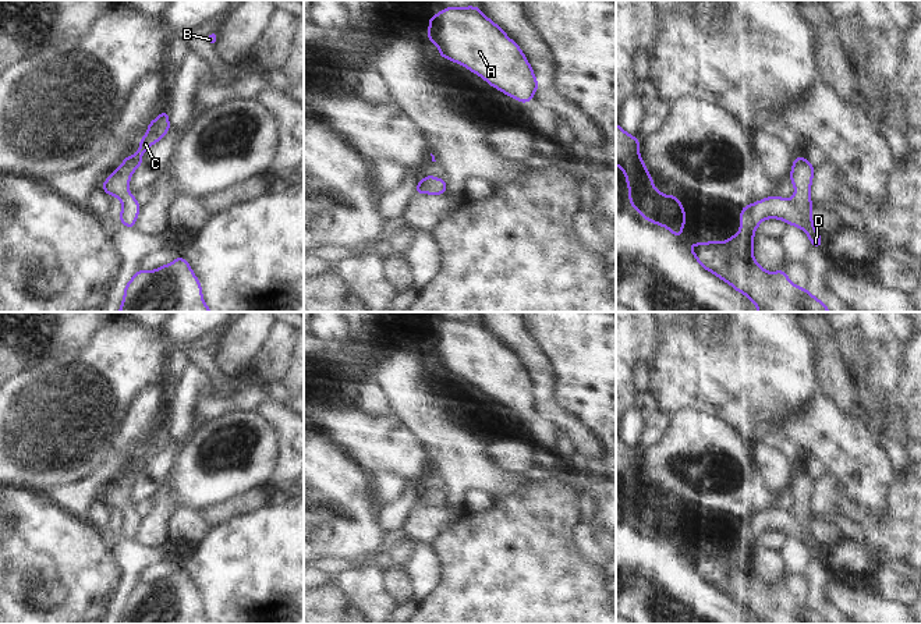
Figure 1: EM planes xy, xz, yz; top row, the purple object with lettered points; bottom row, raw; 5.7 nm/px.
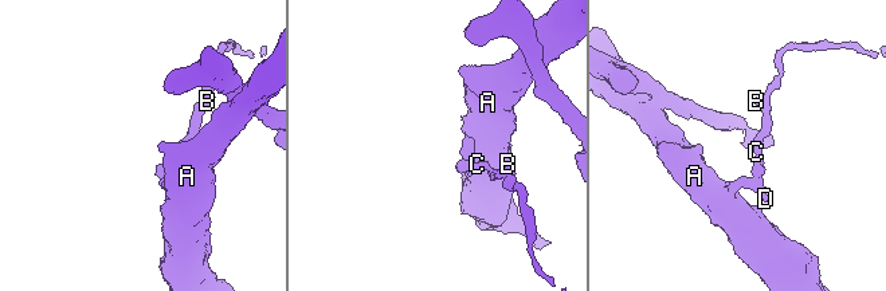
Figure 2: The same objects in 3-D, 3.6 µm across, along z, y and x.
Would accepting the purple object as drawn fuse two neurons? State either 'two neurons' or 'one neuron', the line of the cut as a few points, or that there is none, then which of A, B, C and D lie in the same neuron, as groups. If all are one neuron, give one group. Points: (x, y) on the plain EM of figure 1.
one neuron | no cut | A B C D

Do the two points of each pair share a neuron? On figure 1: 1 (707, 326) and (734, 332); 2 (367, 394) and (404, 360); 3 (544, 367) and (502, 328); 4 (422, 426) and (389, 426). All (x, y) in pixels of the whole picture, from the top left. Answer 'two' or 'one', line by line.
1: two
2: two
3: one
4: two

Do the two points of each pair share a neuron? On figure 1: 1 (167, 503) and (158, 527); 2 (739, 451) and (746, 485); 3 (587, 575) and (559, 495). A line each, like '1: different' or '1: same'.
1: same
2: same
3: same

